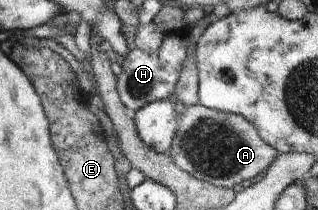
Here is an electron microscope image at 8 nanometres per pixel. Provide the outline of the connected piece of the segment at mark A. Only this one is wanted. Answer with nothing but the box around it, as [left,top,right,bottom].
[170,103,278,189]

